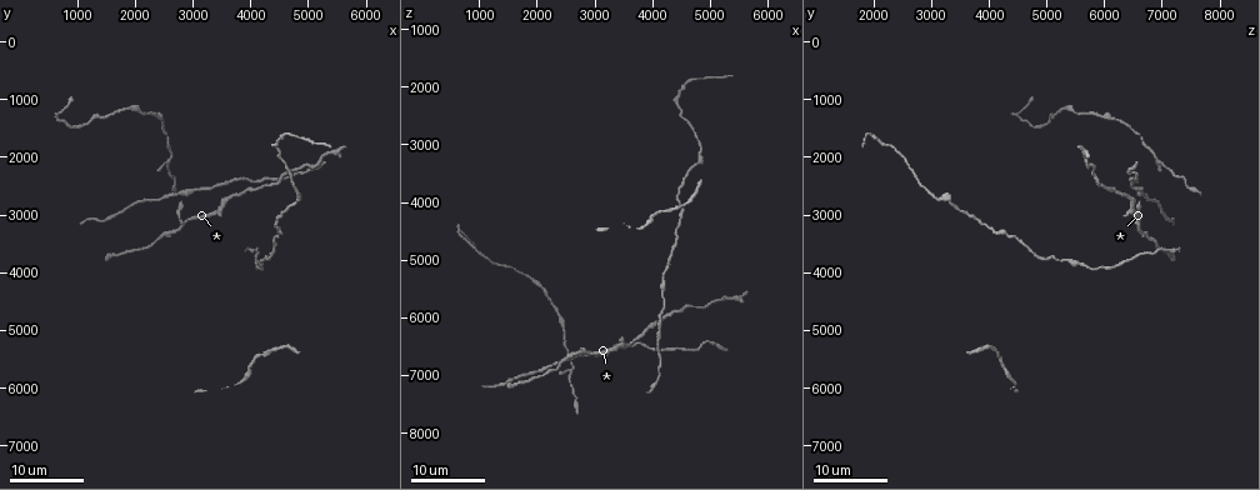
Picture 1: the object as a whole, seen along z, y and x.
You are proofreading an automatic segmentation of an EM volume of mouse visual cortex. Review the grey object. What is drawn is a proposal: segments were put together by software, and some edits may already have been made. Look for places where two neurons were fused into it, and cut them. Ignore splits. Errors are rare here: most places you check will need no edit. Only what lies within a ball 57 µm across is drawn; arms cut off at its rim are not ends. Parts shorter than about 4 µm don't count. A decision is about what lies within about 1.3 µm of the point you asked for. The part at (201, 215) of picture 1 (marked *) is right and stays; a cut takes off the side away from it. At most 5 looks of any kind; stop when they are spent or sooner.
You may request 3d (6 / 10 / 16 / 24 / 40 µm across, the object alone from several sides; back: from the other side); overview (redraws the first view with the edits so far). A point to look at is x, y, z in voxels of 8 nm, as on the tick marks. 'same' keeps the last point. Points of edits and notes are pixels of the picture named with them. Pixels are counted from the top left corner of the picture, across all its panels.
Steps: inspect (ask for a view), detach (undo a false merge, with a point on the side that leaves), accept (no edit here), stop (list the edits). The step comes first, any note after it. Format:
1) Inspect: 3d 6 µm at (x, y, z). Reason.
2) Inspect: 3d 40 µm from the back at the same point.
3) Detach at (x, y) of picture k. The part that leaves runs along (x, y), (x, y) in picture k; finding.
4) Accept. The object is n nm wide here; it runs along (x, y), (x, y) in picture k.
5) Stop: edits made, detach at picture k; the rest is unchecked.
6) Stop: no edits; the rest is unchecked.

Inspect: 3d 16 µm at (600, 1300, 4550). Sharp bend.

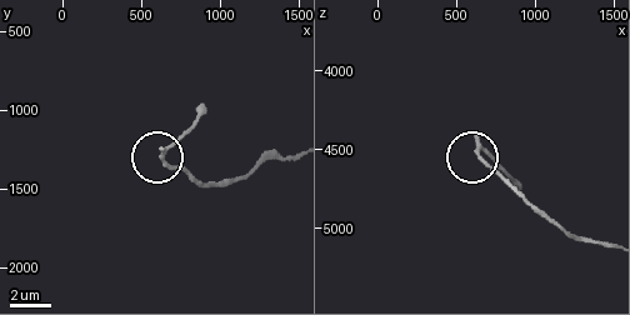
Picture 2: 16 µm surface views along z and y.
Inspect: 3d 6 µm at (640, 1260, 4520). Closer look.

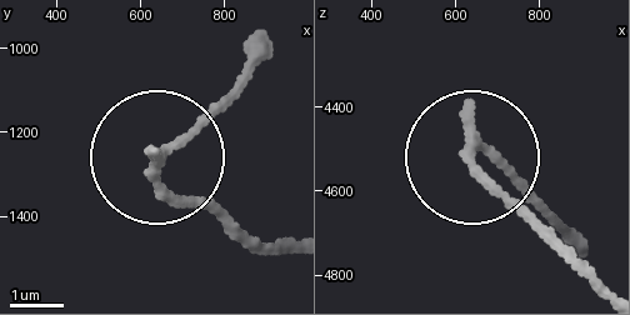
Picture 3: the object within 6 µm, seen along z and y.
Accept. The object is 210 nm wide here; continuous, no second neuron.

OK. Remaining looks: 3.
Inspect: 3d 24 µm at (4500, 3350, 4100). Thick turns thin.

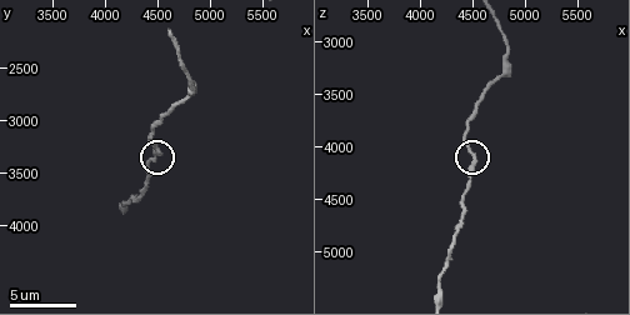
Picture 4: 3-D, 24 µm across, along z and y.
Inspect: 3d 10 µm at (4500, 3300, 4100).

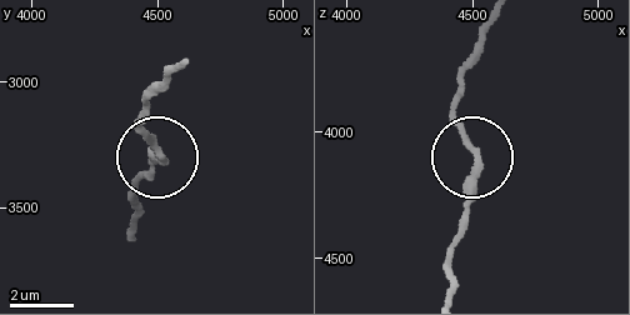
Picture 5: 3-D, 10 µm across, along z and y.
Accept. It runs along (130, 230), (133, 190), (163, 158), (138, 111) in picture 5; all the same neuron.

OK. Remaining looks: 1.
Stop: no edits; the rest is unchecked.

